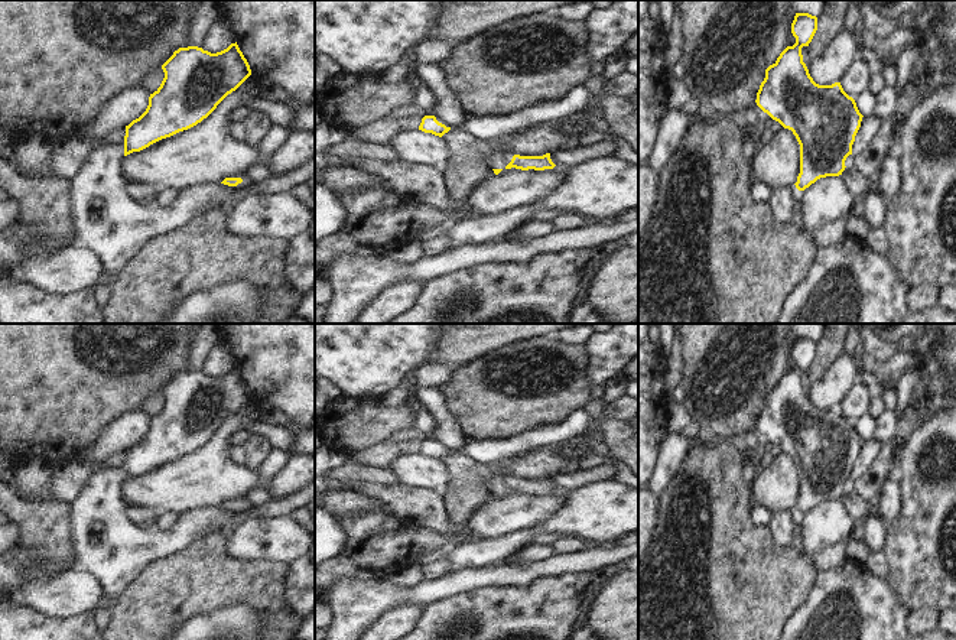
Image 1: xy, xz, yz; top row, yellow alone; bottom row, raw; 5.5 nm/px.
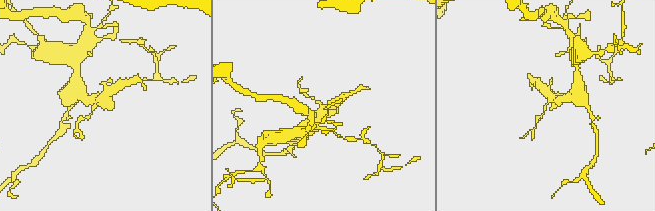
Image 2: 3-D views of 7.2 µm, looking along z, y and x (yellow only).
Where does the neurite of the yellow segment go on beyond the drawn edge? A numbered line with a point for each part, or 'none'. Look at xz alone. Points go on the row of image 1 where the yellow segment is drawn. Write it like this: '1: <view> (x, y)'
1: xz (496, 159).

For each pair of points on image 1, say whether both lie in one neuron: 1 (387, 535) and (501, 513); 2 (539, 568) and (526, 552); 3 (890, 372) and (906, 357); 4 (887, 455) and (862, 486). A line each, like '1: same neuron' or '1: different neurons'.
1: same neuron
2: different neurons
3: same neuron
4: same neuron

